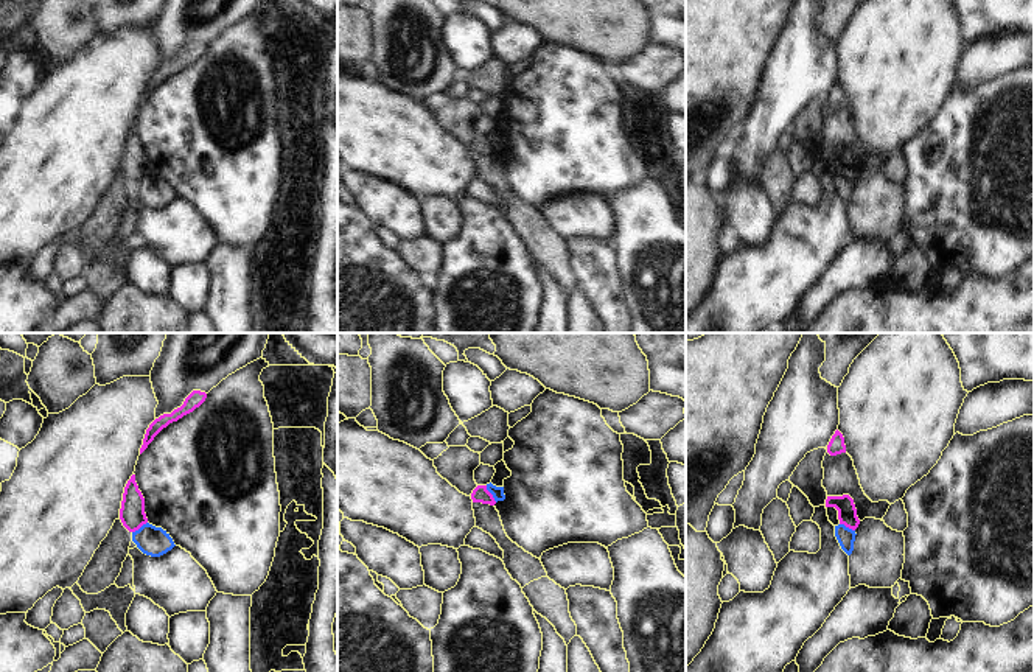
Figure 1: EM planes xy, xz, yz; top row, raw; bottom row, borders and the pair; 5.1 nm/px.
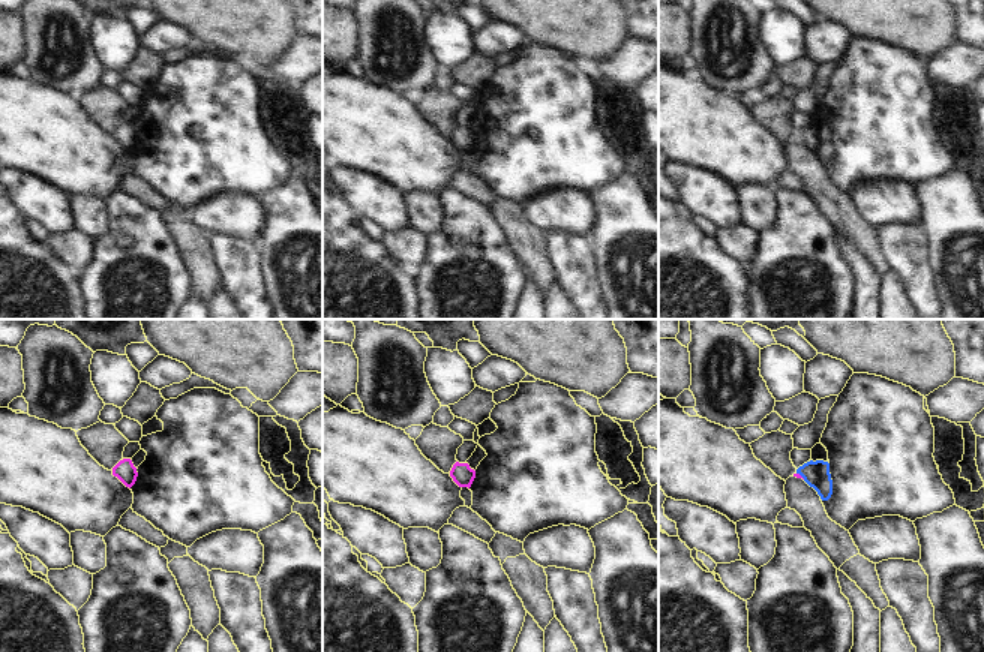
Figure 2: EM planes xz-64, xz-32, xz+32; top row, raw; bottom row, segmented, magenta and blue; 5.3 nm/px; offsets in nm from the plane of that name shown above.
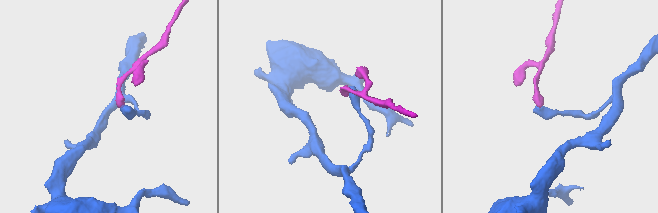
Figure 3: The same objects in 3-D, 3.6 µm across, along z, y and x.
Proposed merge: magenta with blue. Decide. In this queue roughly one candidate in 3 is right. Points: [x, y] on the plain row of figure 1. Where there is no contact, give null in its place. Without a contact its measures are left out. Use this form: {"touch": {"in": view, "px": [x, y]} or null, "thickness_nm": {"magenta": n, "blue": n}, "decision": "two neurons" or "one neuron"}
{"touch": {"in": "xz", "px": [490, 145]}, "thickness_nm": {"magenta": 80, "blue": 60}, "decision": "two neurons"}

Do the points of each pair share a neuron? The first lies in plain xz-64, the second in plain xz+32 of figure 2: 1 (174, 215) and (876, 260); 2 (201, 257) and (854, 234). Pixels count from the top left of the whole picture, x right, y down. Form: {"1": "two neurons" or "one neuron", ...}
{"1": "one neuron", "2": "one neuron"}

